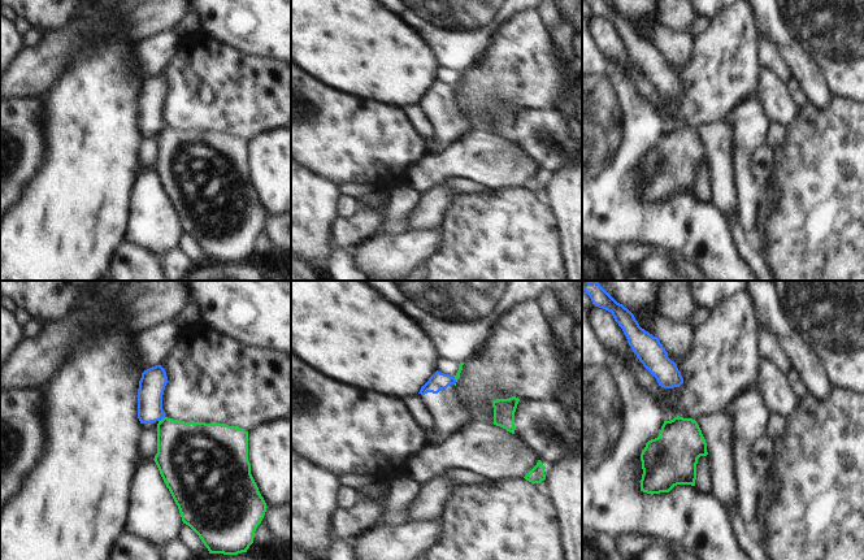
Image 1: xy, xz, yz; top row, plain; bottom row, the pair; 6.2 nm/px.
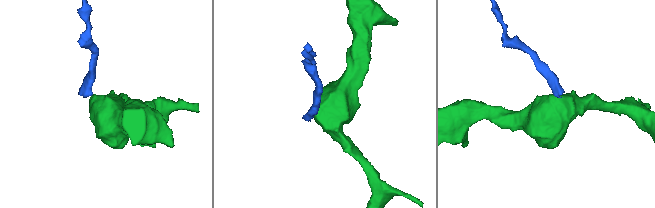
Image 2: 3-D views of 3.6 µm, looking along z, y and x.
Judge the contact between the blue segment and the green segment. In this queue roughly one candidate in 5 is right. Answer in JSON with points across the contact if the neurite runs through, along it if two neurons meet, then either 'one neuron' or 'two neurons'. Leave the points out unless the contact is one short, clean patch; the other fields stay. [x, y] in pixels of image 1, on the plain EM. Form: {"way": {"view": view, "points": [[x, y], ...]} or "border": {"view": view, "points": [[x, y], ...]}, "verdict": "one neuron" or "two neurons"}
{"border": {"view": "xy", "points": [[164, 125], [159, 130]]}, "verdict": "two neurons"}

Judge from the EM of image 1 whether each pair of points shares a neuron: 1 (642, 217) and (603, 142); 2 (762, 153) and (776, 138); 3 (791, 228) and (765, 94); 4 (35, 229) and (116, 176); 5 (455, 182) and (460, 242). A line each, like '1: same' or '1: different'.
1: same
2: different
3: different
4: same
5: different

